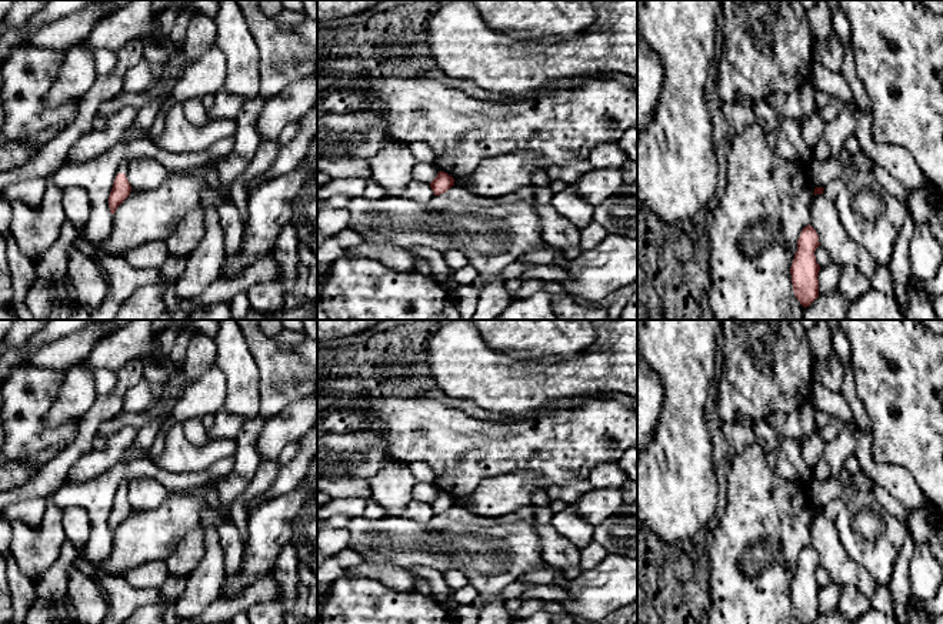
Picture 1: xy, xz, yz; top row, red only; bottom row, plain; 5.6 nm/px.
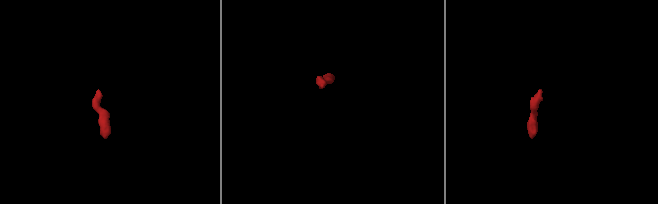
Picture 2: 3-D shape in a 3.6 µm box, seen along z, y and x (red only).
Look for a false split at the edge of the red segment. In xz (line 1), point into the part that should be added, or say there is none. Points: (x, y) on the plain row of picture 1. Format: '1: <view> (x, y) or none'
1: none

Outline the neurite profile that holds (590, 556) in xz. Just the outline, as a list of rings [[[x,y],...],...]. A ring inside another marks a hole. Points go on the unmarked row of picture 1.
[[[592,541],[589,545],[580,548],[580,568],[592,570],[597,567],[606,557],[607,550],[600,544]]]

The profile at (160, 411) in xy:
[[[176,376],[163,388],[161,397],[154,403],[149,410],[139,413],[126,413],[121,411],[113,420],[103,423],[97,433],[109,438],[114,433],[120,431],[124,427],[137,427],[141,428],[150,423],[164,423],[167,424],[171,420],[171,411],[174,406],[180,401],[183,394],[183,387],[179,384]]]

